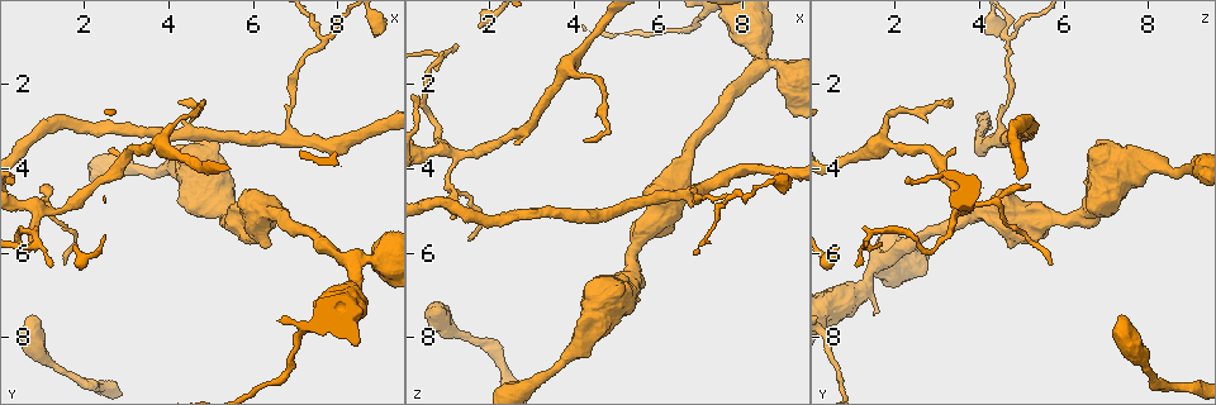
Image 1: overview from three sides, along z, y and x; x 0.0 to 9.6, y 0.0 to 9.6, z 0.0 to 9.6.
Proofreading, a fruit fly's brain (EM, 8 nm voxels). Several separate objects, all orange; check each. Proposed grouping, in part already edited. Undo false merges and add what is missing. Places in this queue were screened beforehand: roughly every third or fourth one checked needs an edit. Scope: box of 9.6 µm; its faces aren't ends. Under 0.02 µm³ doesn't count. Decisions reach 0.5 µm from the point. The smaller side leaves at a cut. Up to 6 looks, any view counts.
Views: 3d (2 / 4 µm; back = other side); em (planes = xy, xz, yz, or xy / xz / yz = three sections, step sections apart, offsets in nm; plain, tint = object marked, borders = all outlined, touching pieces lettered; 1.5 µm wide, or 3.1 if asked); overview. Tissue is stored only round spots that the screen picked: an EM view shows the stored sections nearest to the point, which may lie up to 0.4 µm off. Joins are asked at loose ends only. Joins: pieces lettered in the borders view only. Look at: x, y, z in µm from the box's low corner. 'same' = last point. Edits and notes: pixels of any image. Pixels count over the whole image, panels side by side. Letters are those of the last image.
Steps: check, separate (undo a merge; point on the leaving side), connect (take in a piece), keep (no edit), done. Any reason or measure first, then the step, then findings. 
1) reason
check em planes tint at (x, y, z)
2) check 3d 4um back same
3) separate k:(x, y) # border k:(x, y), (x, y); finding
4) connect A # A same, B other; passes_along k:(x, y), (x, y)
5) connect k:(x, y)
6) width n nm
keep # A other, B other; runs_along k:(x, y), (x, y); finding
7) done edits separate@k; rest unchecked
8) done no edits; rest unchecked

three arms meet
check 3d 2um at (7.65, 0.95, 4.70)

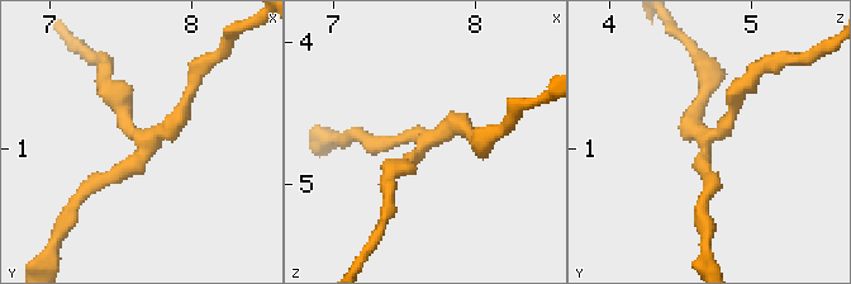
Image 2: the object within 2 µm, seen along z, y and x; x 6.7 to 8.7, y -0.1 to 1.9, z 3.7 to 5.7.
arms 3; shape alone is not enough
check em yz step 4 tint at (7.70, 0.92, 4.68)

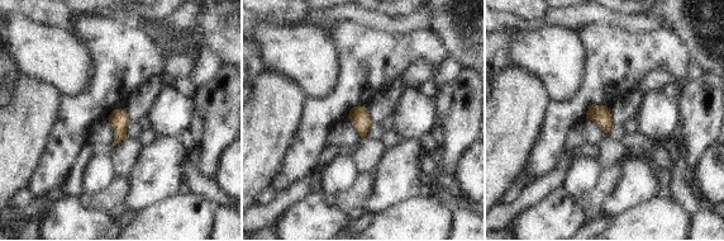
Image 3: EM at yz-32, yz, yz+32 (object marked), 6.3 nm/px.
another direction
check em planes borders same

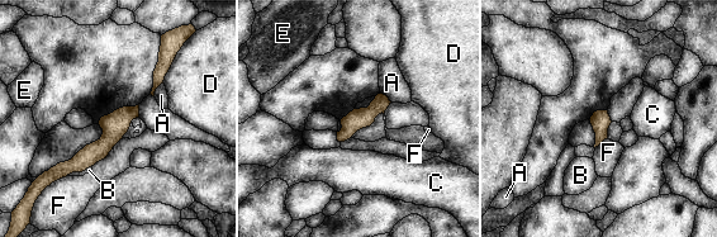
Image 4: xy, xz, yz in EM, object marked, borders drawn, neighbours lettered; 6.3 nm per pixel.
keep # A other, B other, C other, D other, E other, F other; runs_along 4:(136, 109), (94, 152), (57, 169); one cell here

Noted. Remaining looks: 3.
tapers out
check 3d 4um at (1.20, 6.35, 1.10)

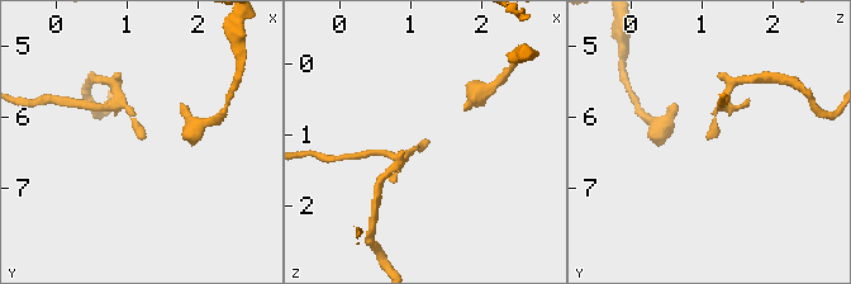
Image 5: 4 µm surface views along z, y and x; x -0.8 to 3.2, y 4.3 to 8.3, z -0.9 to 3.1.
shape alone is not enough
check em planes borders at (1.20, 6.35, 1.10)

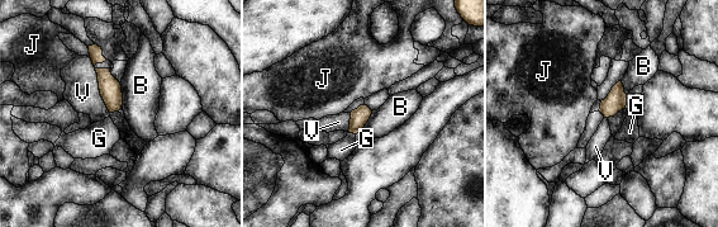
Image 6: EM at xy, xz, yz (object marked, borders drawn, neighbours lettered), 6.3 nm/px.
keep # B other, G other, J other, V other; runs_along 6:(96, 50), (96, 66), (115, 108); none of them fits

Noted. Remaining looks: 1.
thick end
check em yz step 4 borders at (0.85, 7.45, 7.35)

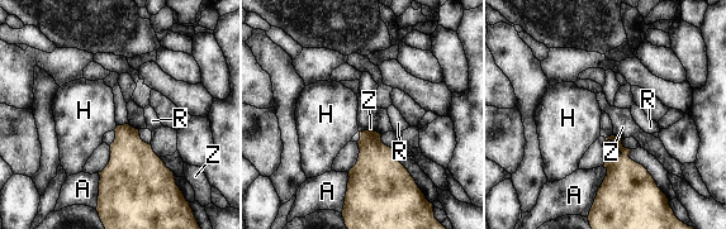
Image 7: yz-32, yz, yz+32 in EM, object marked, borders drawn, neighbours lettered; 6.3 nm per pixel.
longest_contact A 220 nm
keep # A other, H other, R other, Z other; no lettered piece goes on from it

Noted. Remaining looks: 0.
done no edits; rest unchecked

